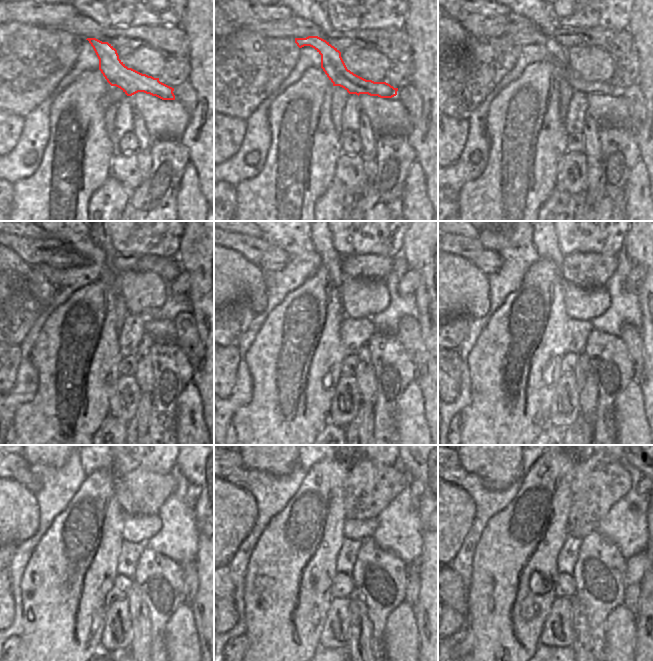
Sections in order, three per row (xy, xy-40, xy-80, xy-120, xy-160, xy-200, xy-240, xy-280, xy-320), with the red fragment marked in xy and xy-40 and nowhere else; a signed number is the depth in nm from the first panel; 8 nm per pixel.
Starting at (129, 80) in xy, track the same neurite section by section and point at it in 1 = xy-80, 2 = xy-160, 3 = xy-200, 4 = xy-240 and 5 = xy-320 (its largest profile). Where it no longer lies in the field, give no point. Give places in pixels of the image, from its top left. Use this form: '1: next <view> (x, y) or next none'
1: next xy-80 (557, 55)
2: next xy-160 (276, 259)
3: next xy-200 (488, 261)
4: next xy-240 (22, 476)
5: next xy-320 (458, 474)

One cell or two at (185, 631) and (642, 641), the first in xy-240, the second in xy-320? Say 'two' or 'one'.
two

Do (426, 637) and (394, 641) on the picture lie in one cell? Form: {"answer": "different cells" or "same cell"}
{"answer": "different cells"}

